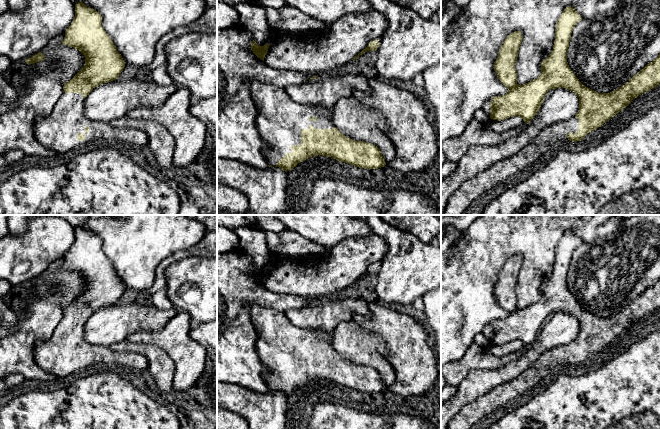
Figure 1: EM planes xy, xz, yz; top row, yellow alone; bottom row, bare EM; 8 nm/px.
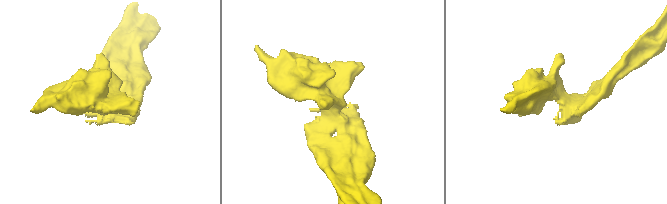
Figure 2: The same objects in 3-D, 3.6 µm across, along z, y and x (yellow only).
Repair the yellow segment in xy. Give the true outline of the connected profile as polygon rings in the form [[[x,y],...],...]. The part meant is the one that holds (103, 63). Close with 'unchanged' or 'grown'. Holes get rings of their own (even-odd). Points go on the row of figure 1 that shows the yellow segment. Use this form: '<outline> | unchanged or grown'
[[[83,2],[75,4],[75,17],[65,31],[62,45],[79,50],[85,57],[84,67],[63,86],[63,94],[47,116],[34,120],[36,139],[56,153],[63,154],[97,139],[115,140],[146,150],[148,136],[142,130],[115,128],[108,123],[93,121],[85,117],[84,102],[93,88],[119,78],[125,67],[121,54],[117,51],[110,36],[102,27],[102,16]]] | grown

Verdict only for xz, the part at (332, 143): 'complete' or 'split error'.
split error

